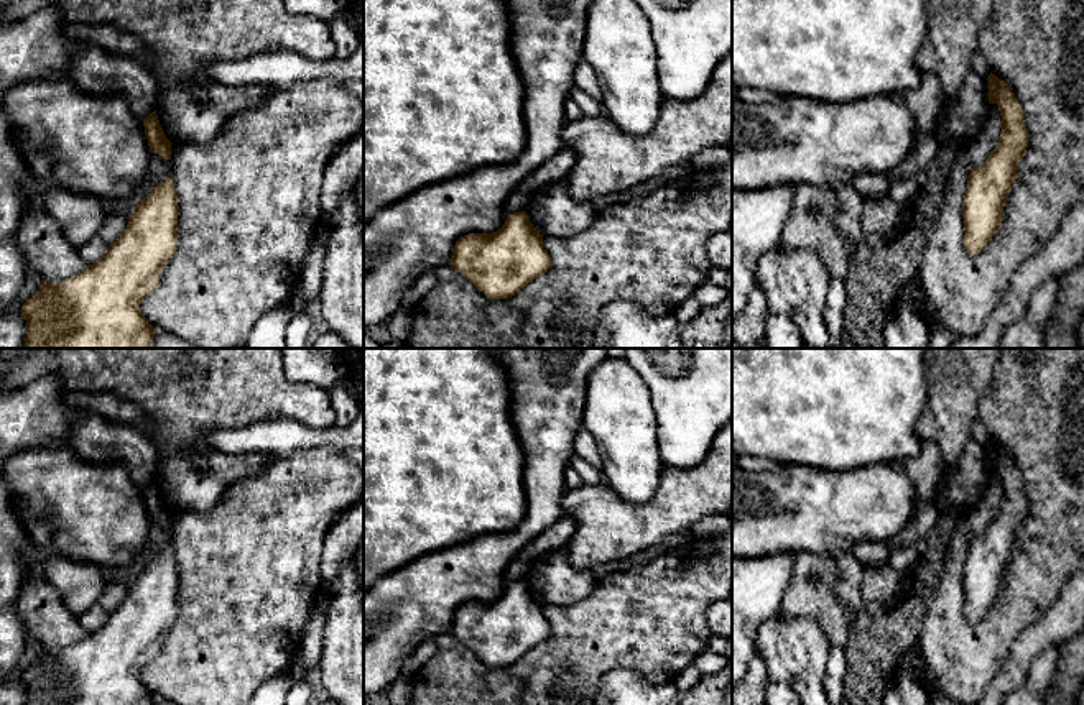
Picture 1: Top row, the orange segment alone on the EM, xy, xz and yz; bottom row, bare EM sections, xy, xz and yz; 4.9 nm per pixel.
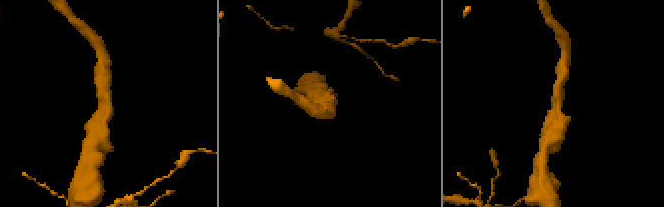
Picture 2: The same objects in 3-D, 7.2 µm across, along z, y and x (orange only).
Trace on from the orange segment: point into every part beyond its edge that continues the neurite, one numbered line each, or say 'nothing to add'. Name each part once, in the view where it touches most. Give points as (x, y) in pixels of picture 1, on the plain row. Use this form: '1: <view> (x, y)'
nothing to add

